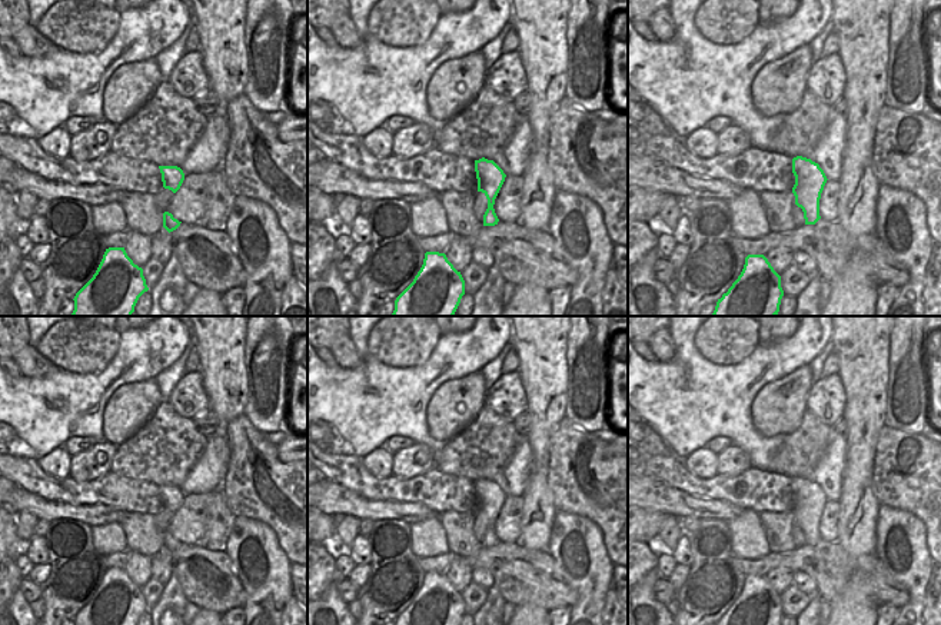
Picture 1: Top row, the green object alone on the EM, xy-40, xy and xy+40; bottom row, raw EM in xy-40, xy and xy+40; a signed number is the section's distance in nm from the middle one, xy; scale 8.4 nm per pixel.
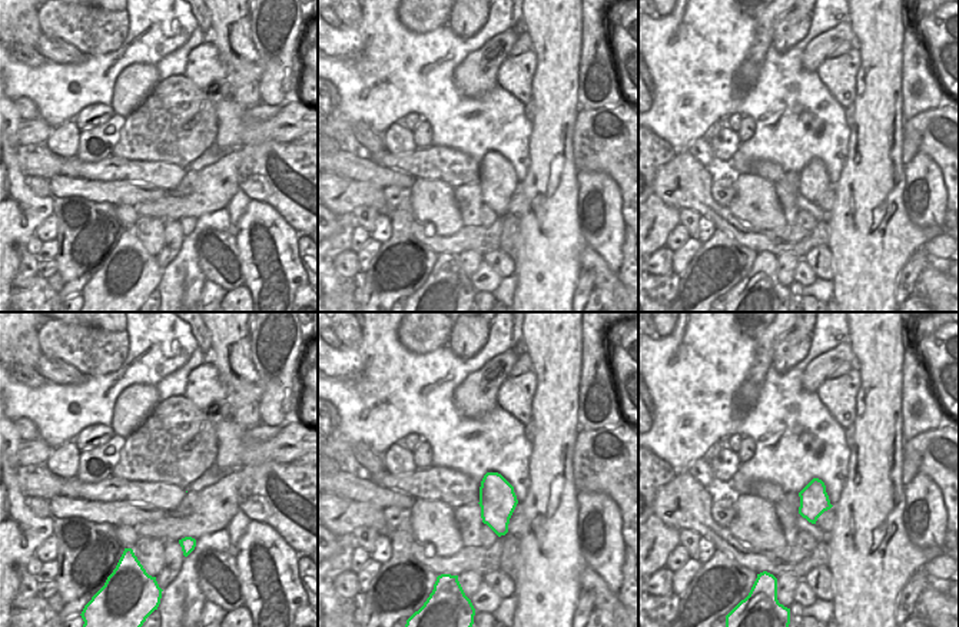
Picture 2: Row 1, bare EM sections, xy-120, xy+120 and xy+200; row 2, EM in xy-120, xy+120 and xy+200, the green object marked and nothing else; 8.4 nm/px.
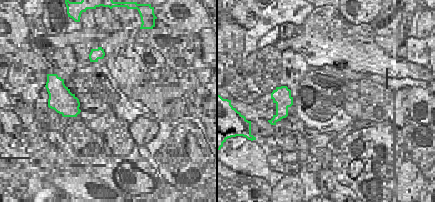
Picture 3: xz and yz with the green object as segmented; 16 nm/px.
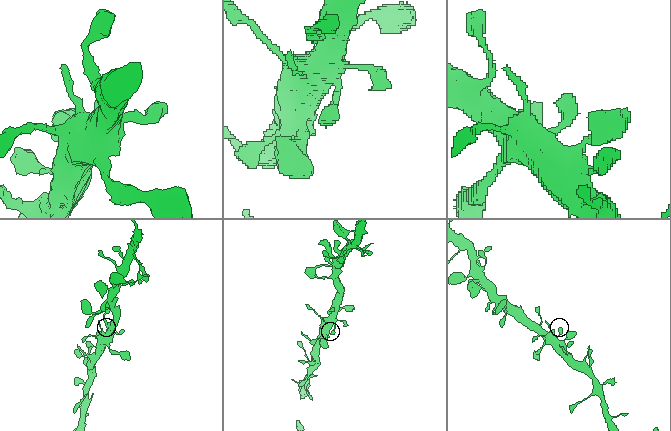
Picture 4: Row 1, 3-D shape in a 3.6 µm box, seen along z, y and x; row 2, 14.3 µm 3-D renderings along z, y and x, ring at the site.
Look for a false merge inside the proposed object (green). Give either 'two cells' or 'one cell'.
one cell

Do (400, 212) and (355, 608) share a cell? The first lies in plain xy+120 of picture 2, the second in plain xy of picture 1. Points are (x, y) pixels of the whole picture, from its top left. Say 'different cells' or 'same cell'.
different cells

